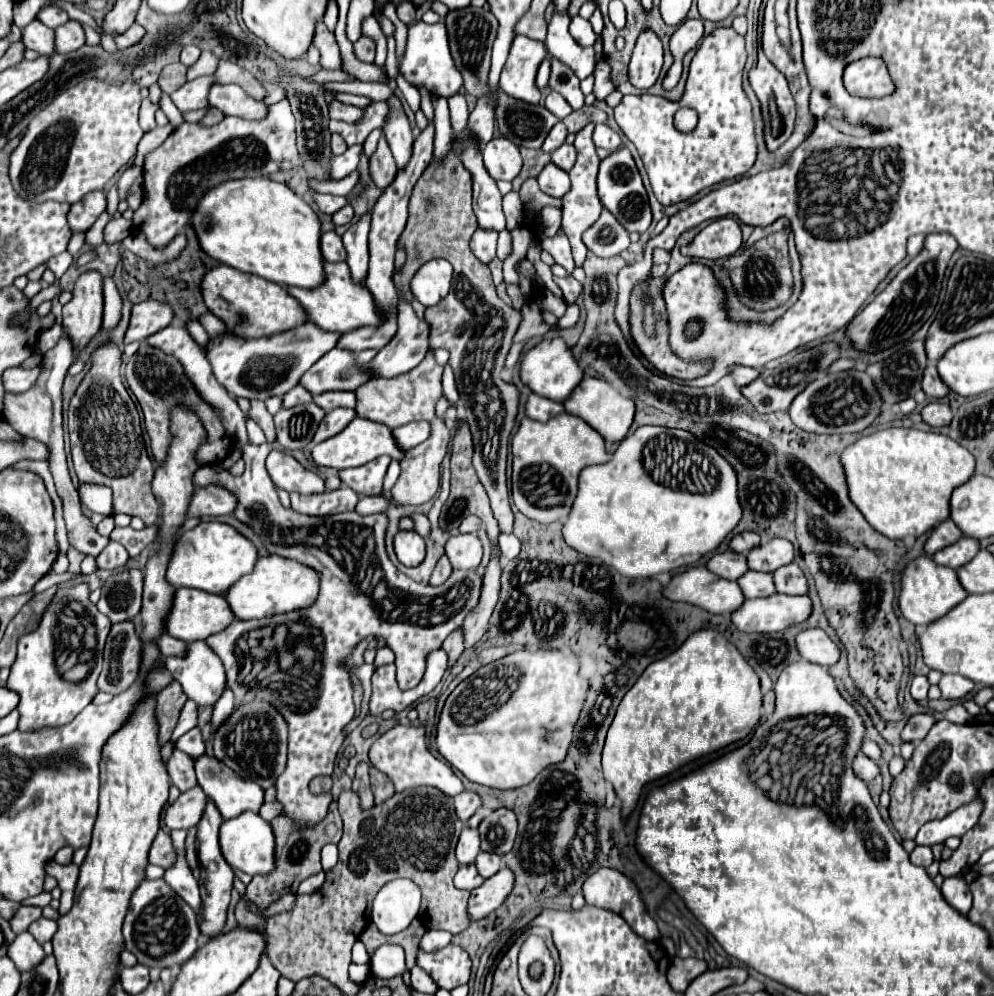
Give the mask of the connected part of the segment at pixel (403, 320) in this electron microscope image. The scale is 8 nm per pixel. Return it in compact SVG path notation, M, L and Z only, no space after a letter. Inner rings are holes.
M399 300L397 334L369 362L367 370L371 378L397 376L401 372L409 372L411 368L415 368L429 350L427 332L429 332L429 324L415 316L409 302Z

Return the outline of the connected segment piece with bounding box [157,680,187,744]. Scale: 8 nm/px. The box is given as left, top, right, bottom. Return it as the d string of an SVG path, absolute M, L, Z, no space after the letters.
M175 680L169 684L169 688L165 688L157 696L157 720L159 720L161 744L165 744L171 738L171 732L177 724L177 718L179 718L179 712L181 712L181 706L185 704L185 700L187 700L187 696Z

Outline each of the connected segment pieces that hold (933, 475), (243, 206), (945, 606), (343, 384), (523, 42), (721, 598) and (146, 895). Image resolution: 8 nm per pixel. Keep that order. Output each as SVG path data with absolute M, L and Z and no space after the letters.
M887 428L863 436L843 452L841 462L847 474L849 498L863 512L865 520L891 540L903 540L907 536L919 538L921 534L931 532L937 524L949 520L951 492L975 474L975 460L967 448L961 448L961 444L943 434L913 428Z
M265 176L223 182L201 198L191 224L201 248L211 258L235 270L305 290L325 282L325 260L319 250L321 220L313 208L285 184Z
M917 558L913 560L905 572L903 572L903 586L901 586L901 596L899 596L899 608L903 616L913 622L917 628L925 628L933 620L939 620L941 616L949 614L961 600L965 600L967 592L959 584L957 574L953 568L945 568L935 564L931 558Z
M333 348L305 372L301 384L311 394L321 394L329 390L355 390L365 380L369 380L369 376L365 368L355 368L355 354Z
M515 36L507 64L501 72L501 90L515 100L539 104L541 92L535 84L537 68L547 56L545 44L527 36Z
M703 566L673 576L663 594L677 602L695 604L711 614L731 614L745 602L737 582L719 578Z
M143 880L131 896L129 910L123 922L125 950L133 952L139 964L147 968L171 968L181 966L195 954L197 940L199 928L193 908L189 908L189 904L163 880Z

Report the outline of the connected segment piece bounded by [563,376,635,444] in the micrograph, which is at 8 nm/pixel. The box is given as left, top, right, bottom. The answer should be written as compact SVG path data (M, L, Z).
M591 376L583 378L583 382L575 388L571 398L565 400L563 406L565 406L565 412L579 416L589 426L593 426L609 444L621 442L627 436L627 432L633 424L633 416L635 416L635 402L631 398L623 396L621 392L617 392L613 386L601 382L599 378L591 378Z

